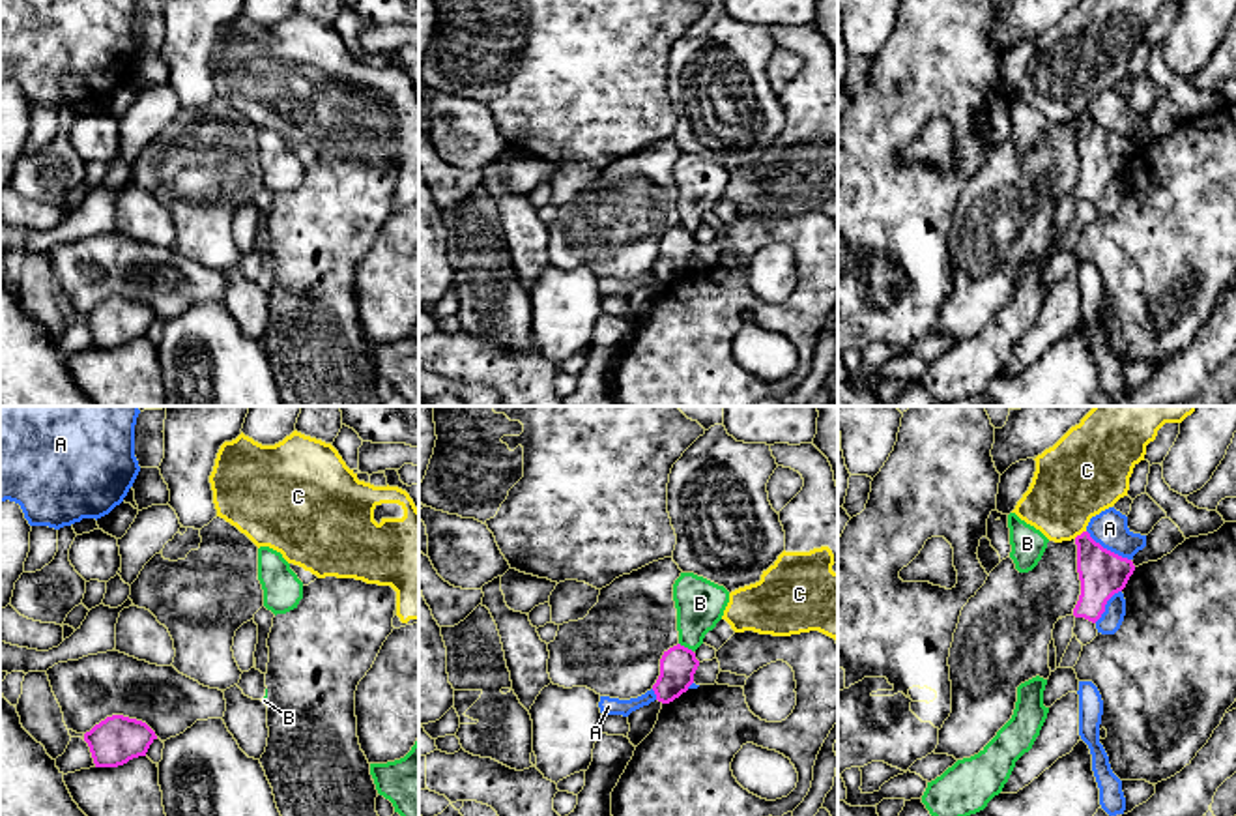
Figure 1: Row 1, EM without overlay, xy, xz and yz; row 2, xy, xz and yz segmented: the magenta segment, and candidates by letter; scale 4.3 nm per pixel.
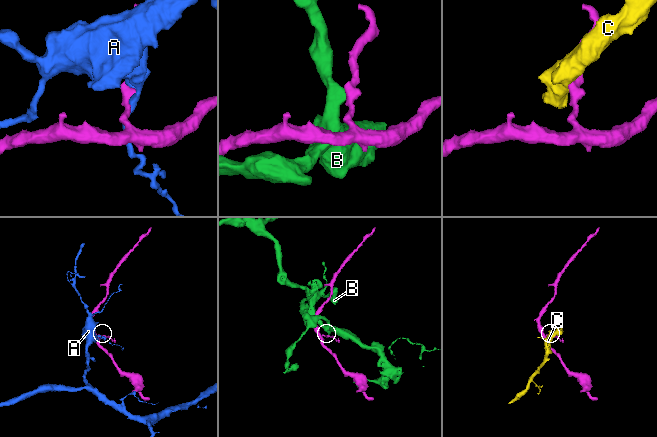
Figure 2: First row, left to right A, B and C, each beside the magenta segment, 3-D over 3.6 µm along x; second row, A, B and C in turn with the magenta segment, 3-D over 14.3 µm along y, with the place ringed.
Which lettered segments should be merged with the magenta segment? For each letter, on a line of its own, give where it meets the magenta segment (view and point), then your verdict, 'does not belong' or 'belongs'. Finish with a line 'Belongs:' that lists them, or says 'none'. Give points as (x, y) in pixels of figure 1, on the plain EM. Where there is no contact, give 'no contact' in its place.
A: yz (1106, 130) | does not belong
B: xz (687, 229) | does not belong
C: yz (1081, 115) | does not belong
Belongs: none

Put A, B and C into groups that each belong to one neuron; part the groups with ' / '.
A / B / C

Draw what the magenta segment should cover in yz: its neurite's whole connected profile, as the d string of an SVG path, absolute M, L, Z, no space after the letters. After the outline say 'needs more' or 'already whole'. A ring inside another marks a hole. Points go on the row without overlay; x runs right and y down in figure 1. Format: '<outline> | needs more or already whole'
M1088 112L1077 116L1075 125L1081 176L1073 197L1096 204L1105 193L1107 182L1126 168L1135 146L1131 140L1103 129Z | already whole

